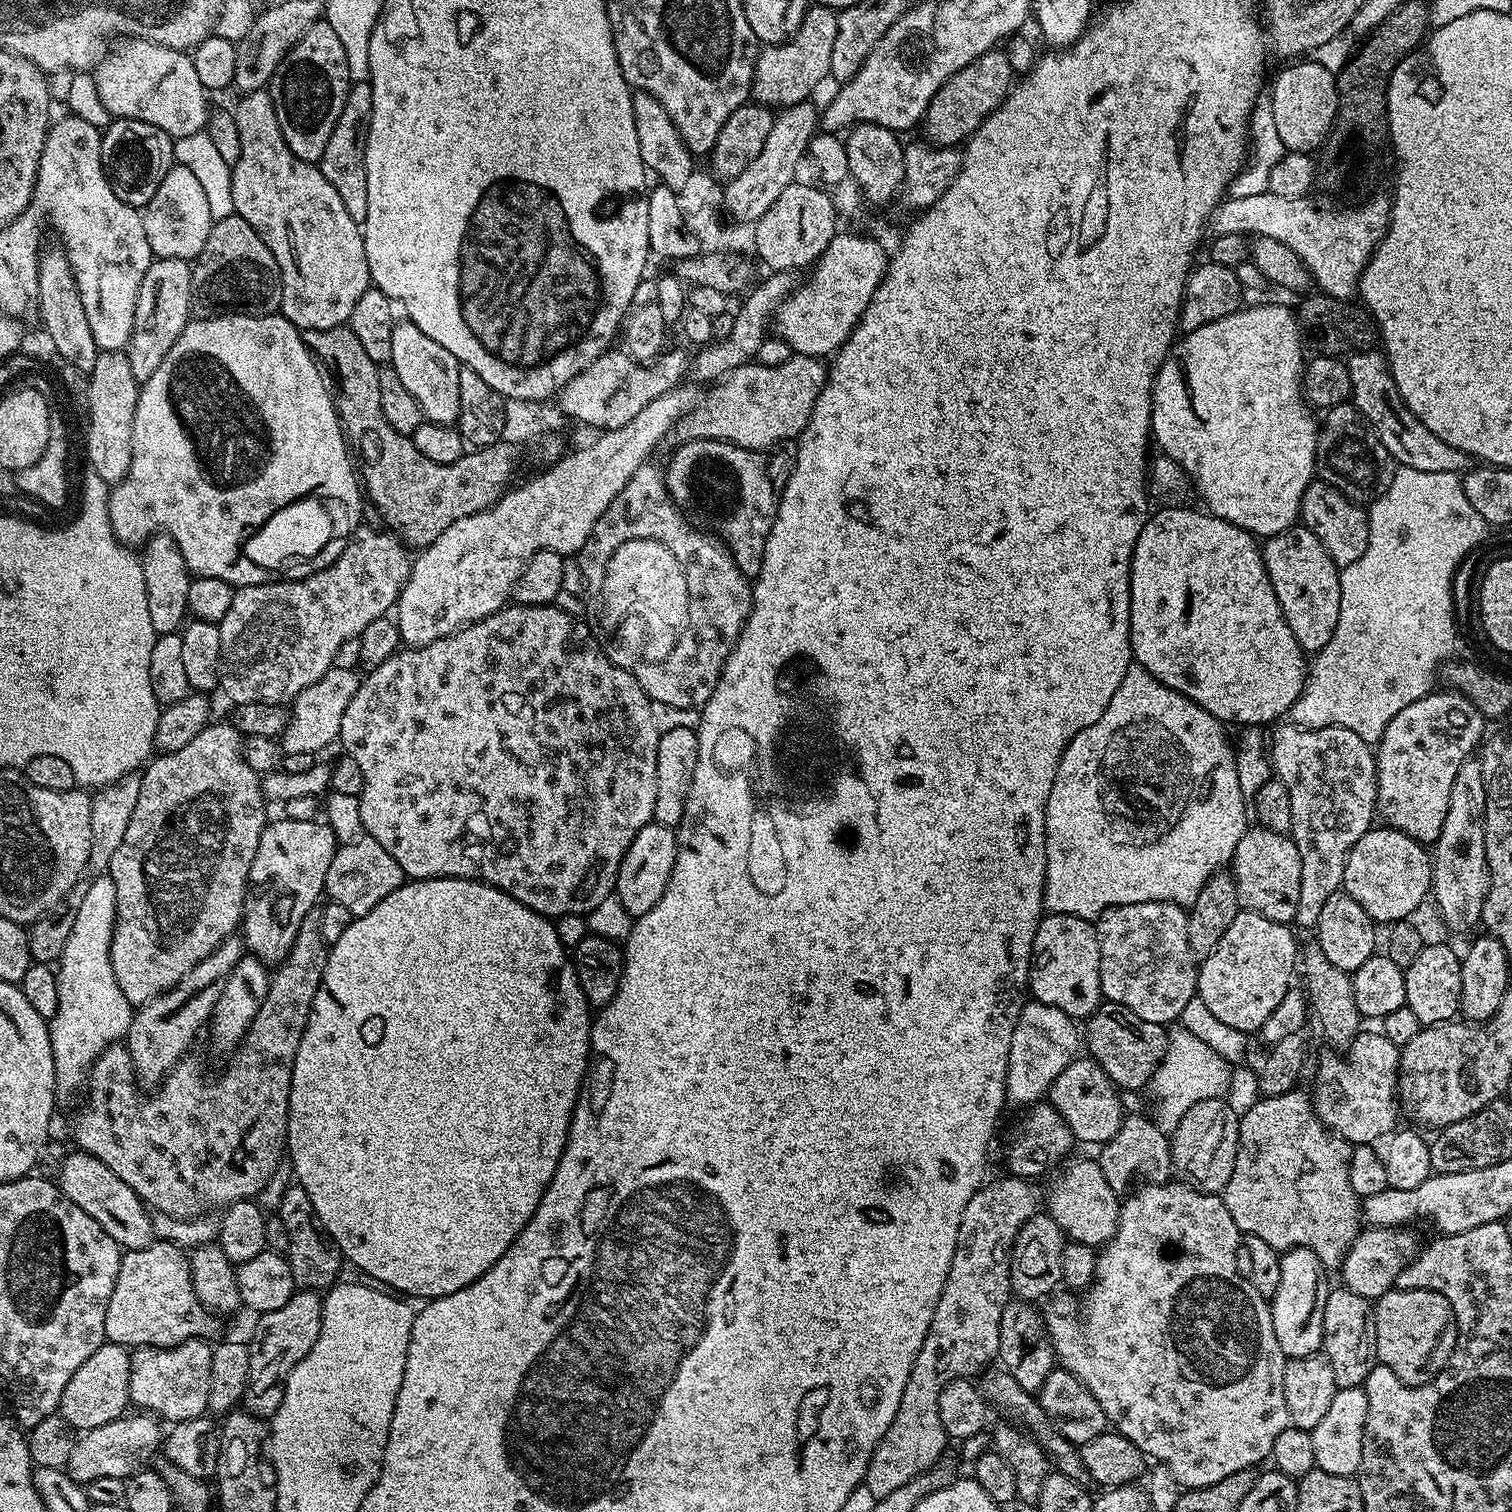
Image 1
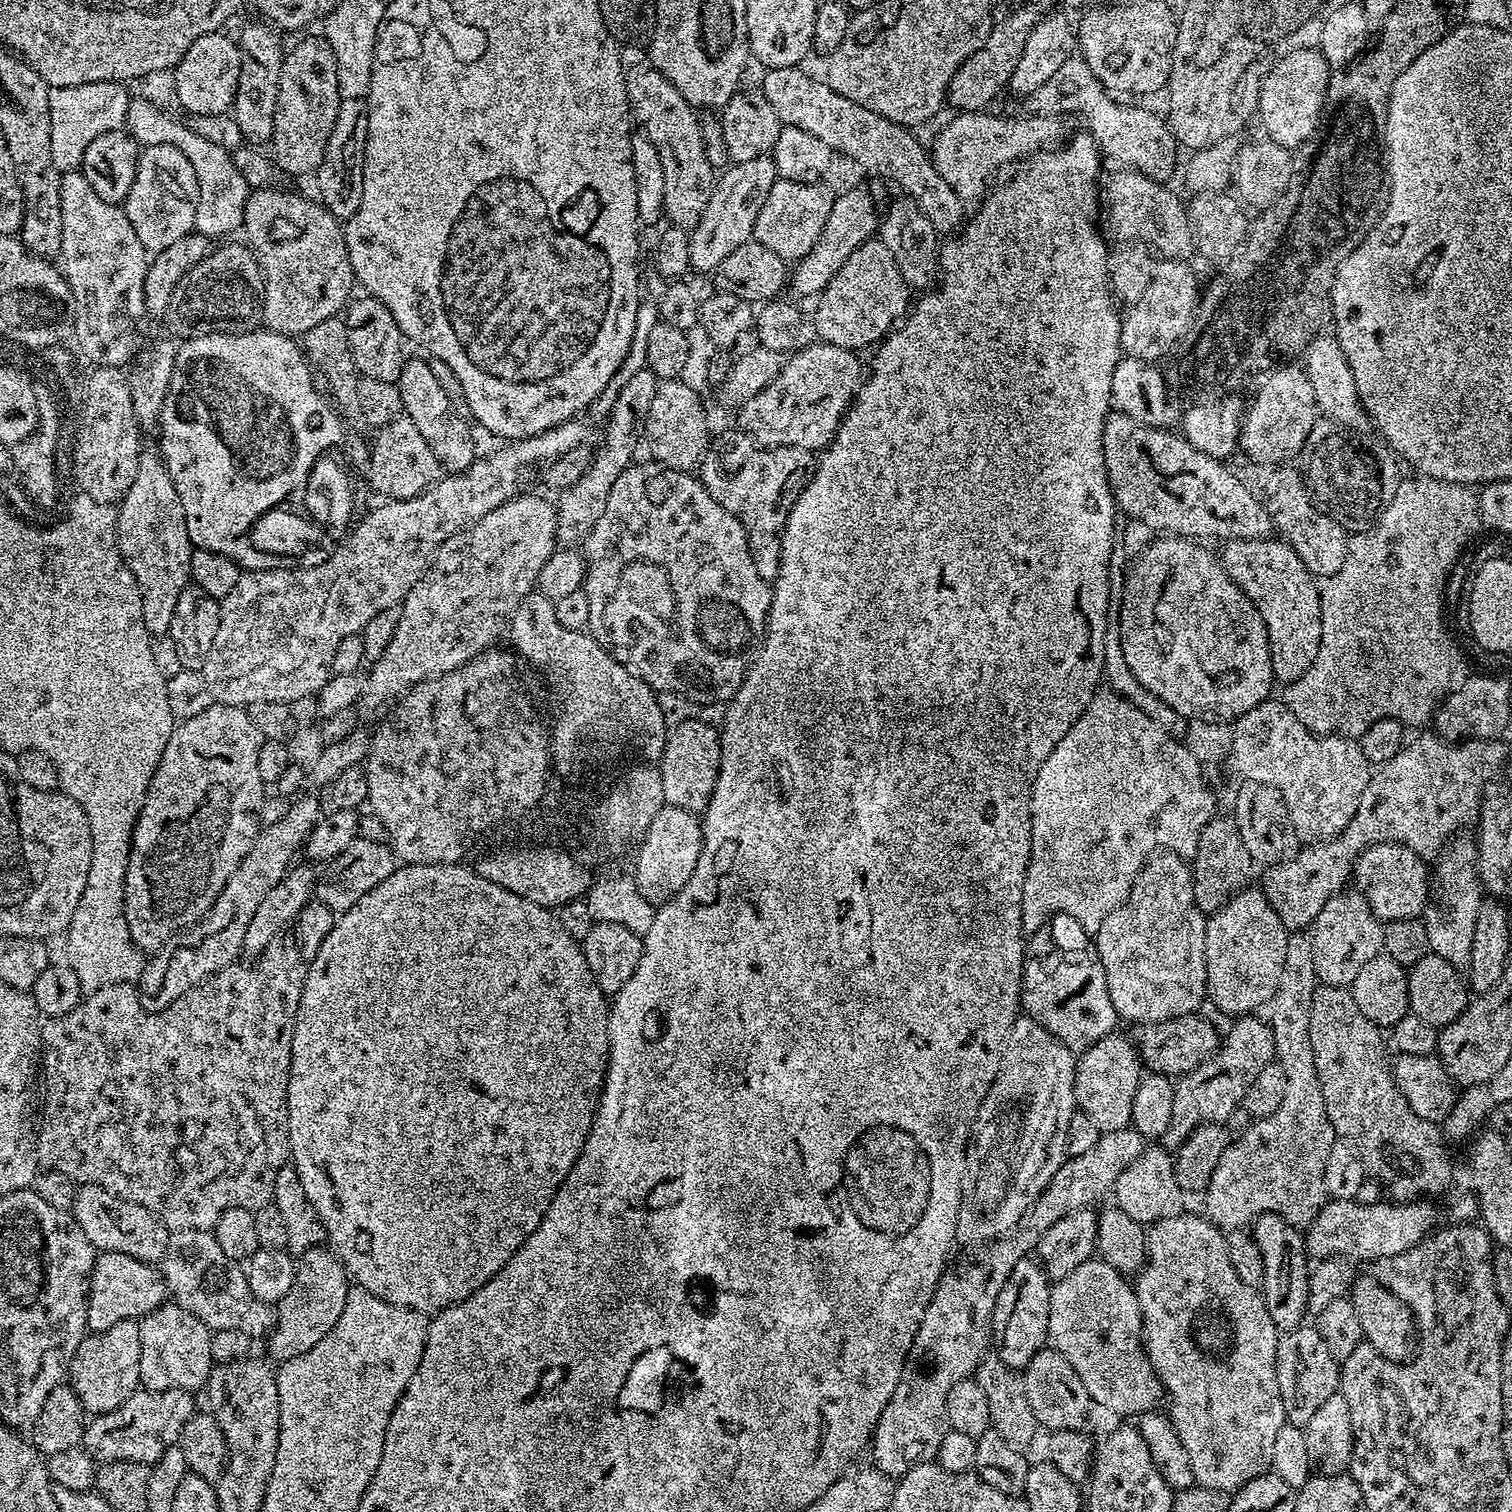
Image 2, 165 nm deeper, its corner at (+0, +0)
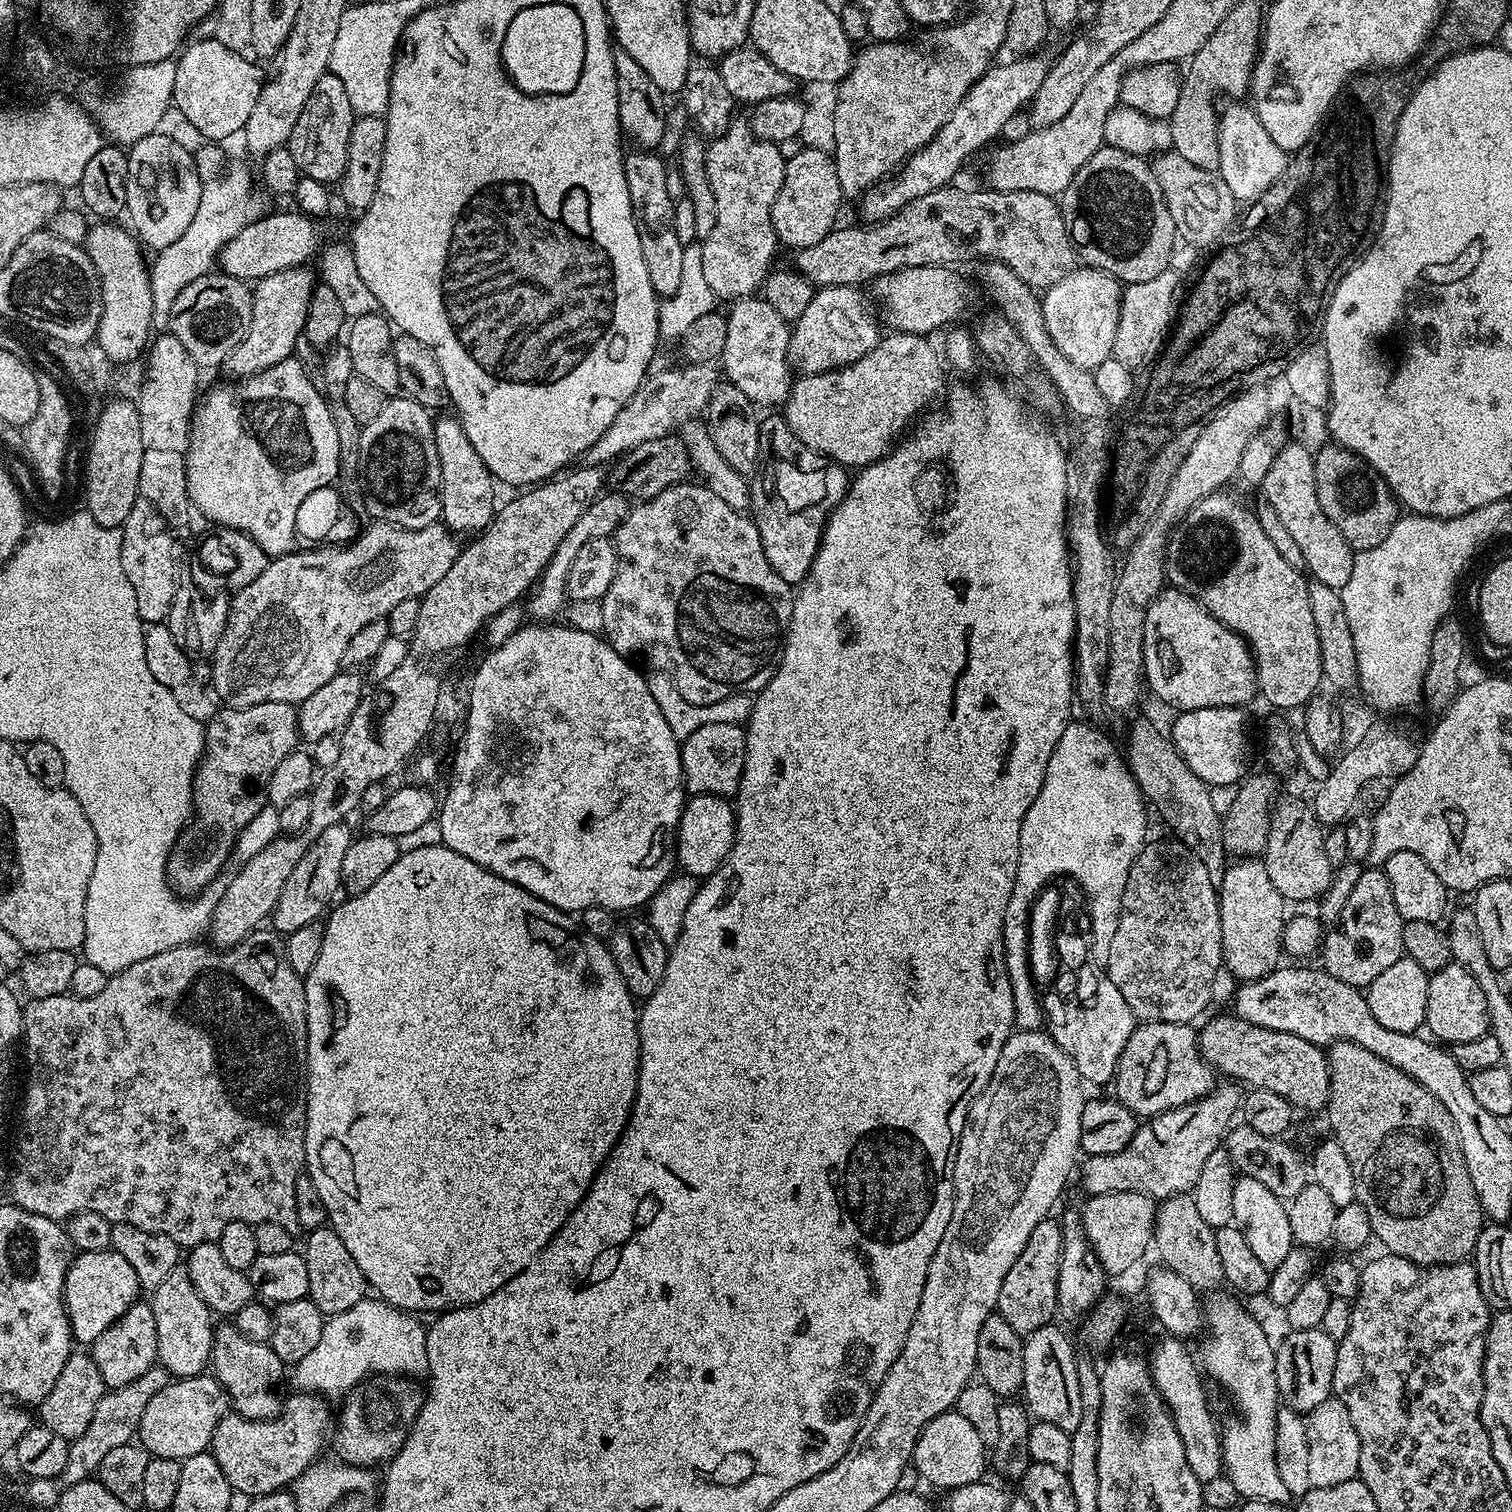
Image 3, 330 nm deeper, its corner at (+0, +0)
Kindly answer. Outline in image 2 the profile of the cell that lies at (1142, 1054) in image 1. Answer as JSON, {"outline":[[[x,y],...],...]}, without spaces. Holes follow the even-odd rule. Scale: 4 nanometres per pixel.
{"outline":[[[1193,1014],[1179,1016],[1165,1024],[1141,1024],[1135,1029],[1134,1043],[1141,1061],[1150,1066],[1153,1073],[1169,1078],[1179,1078],[1193,1072],[1202,1062],[1206,1062],[1222,1045],[1222,1036],[1207,1015]]]}

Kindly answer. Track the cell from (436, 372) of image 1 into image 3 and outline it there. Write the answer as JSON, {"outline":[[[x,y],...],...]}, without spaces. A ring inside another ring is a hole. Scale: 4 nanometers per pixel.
{"outline":[[[449,414],[434,423],[434,446],[438,446],[438,462],[442,470],[440,479],[440,510],[442,523],[449,532],[479,534],[490,523],[497,511],[497,501],[492,501],[494,477],[486,462],[474,450],[474,442],[466,438],[464,425],[455,415]]]}

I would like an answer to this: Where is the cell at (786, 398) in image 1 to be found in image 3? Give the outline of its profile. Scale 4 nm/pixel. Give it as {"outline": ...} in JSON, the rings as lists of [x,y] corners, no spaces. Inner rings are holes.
{"outline":[[[892,330],[858,362],[813,376],[801,375],[782,405],[783,418],[796,439],[848,470],[880,460],[909,431],[913,421],[945,395],[946,364],[937,345],[935,348],[928,340],[919,332]]]}

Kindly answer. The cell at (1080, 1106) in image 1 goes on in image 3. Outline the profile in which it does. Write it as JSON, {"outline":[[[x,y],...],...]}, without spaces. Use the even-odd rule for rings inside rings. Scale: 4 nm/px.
{"outline":[[[1150,1020],[1137,1023],[1130,1034],[1130,1042],[1126,1042],[1126,1050],[1122,1050],[1122,1058],[1118,1058],[1118,1066],[1114,1077],[1115,1099],[1126,1106],[1138,1118],[1151,1118],[1159,1112],[1165,1112],[1178,1106],[1186,1106],[1195,1100],[1207,1096],[1217,1087],[1218,1076],[1212,1067],[1202,1058],[1198,1047],[1198,1032],[1191,1023],[1175,1024],[1174,1022],[1158,1022]]]}

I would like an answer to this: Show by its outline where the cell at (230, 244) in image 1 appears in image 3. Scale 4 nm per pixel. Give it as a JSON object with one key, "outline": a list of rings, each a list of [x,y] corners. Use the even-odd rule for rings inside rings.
{"outline":[[[213,270],[207,276],[190,282],[190,286],[174,298],[167,331],[182,342],[200,370],[219,369],[238,342],[246,338],[246,330],[250,330],[250,318],[254,314],[252,293],[253,289],[245,281]]]}

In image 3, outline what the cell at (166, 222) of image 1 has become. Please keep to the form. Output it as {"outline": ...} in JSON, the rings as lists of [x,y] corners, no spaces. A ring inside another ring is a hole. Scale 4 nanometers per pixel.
{"outline":[[[157,130],[127,149],[126,216],[132,219],[130,228],[141,245],[152,250],[170,246],[187,235],[198,212],[202,196],[196,157],[185,145],[172,141],[168,134]]]}

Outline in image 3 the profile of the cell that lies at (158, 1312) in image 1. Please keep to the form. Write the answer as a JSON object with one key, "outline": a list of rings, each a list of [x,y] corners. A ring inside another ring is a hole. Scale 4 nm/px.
{"outline":[[[111,1250],[80,1252],[68,1267],[64,1283],[64,1308],[68,1312],[73,1341],[80,1346],[91,1346],[102,1330],[122,1318],[122,1314],[137,1303],[139,1296],[136,1295],[141,1292],[138,1274],[134,1274],[134,1266],[130,1266],[122,1254]]]}

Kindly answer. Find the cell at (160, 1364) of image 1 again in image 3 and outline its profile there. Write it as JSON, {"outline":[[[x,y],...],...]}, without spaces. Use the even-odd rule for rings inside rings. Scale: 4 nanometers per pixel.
{"outline":[[[177,1266],[162,1278],[157,1288],[151,1289],[150,1303],[154,1310],[154,1323],[158,1326],[158,1354],[156,1359],[159,1367],[163,1368],[172,1378],[201,1375],[209,1367],[212,1358],[212,1341],[214,1339],[214,1313],[206,1302],[199,1296],[191,1281],[187,1267]]]}

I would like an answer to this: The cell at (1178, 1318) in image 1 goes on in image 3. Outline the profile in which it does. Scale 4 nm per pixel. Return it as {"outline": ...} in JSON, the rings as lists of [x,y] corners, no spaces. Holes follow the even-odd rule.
{"outline":[[[1220,1294],[1209,1295],[1206,1300],[1206,1335],[1199,1341],[1198,1360],[1203,1371],[1209,1377],[1212,1375],[1232,1395],[1240,1411],[1240,1420],[1234,1421],[1229,1428],[1225,1427],[1220,1438],[1223,1475],[1234,1484],[1238,1496],[1244,1500],[1288,1504],[1293,1497],[1278,1475],[1278,1462],[1274,1462],[1276,1411],[1282,1407],[1276,1381],[1276,1348],[1268,1341],[1263,1326],[1248,1316],[1235,1295],[1216,1295]]]}

